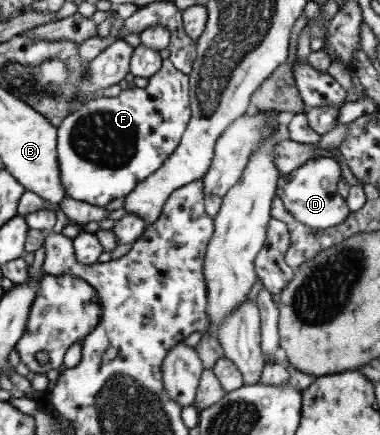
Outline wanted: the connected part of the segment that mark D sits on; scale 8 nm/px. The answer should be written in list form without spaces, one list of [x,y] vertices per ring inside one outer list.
[[[319,157],[304,162],[302,166],[296,167],[296,170],[280,175],[276,182],[275,193],[286,212],[298,222],[312,230],[327,229],[339,225],[349,213],[345,198],[342,198],[337,192],[339,180],[338,163],[332,158]]]

